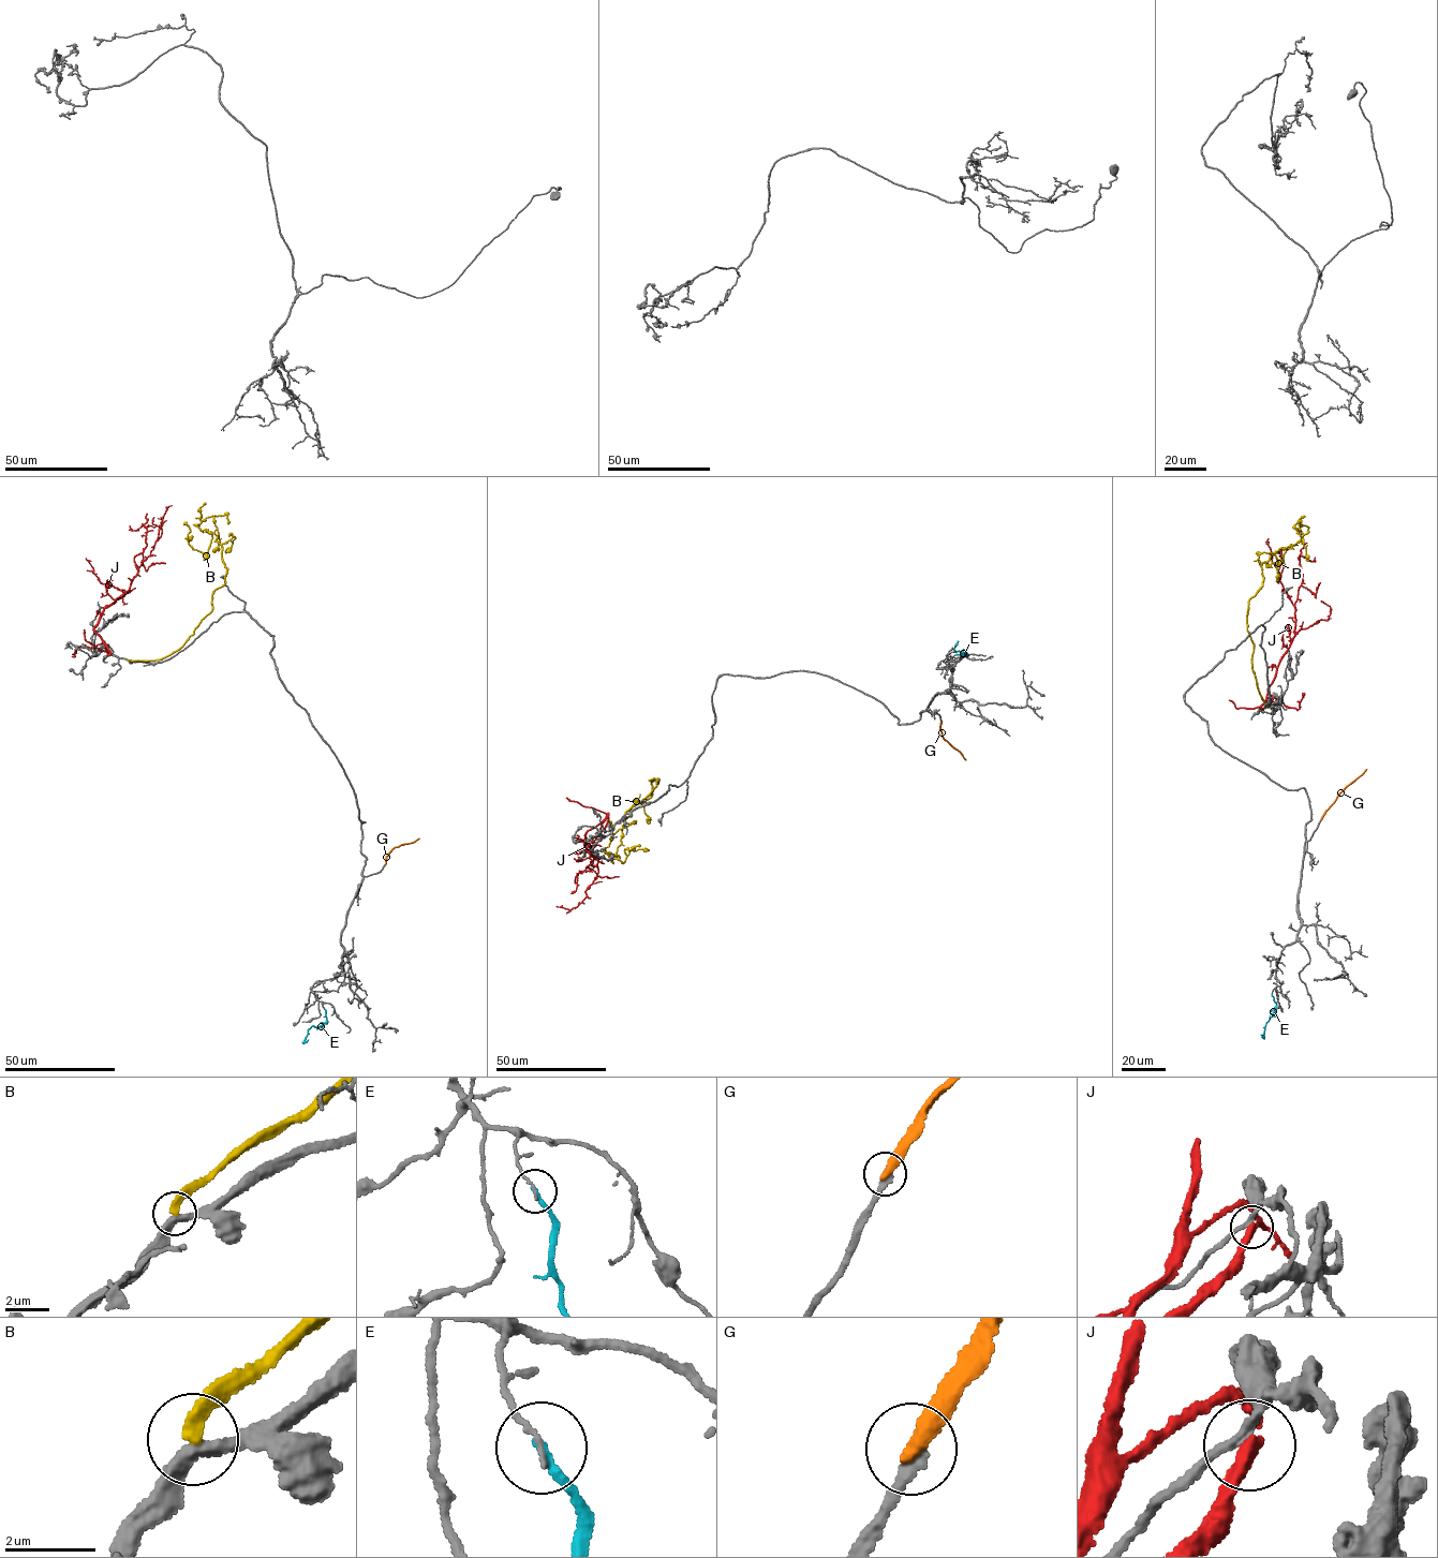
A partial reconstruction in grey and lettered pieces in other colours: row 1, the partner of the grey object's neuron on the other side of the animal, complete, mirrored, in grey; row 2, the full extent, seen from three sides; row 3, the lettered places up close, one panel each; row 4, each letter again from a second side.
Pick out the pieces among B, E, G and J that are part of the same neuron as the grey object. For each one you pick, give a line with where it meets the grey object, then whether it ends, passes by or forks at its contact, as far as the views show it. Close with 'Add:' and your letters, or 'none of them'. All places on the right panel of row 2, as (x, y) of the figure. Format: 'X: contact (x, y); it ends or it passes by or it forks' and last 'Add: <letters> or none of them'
Add: none of them

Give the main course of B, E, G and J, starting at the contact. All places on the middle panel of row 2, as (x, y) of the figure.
B: (625, 813), (658, 780), (649, 780), (650, 797), (631, 807), (616, 851), (622, 863), (625, 848), (647, 851)
E: (955, 654), (966, 654), (954, 651), (958, 640)
G: (940, 720), (944, 739), (966, 760)
J: (604, 829), (608, 813), (584, 836), (586, 848), (597, 857), (586, 867), (590, 871), (577, 873), (571, 893)

